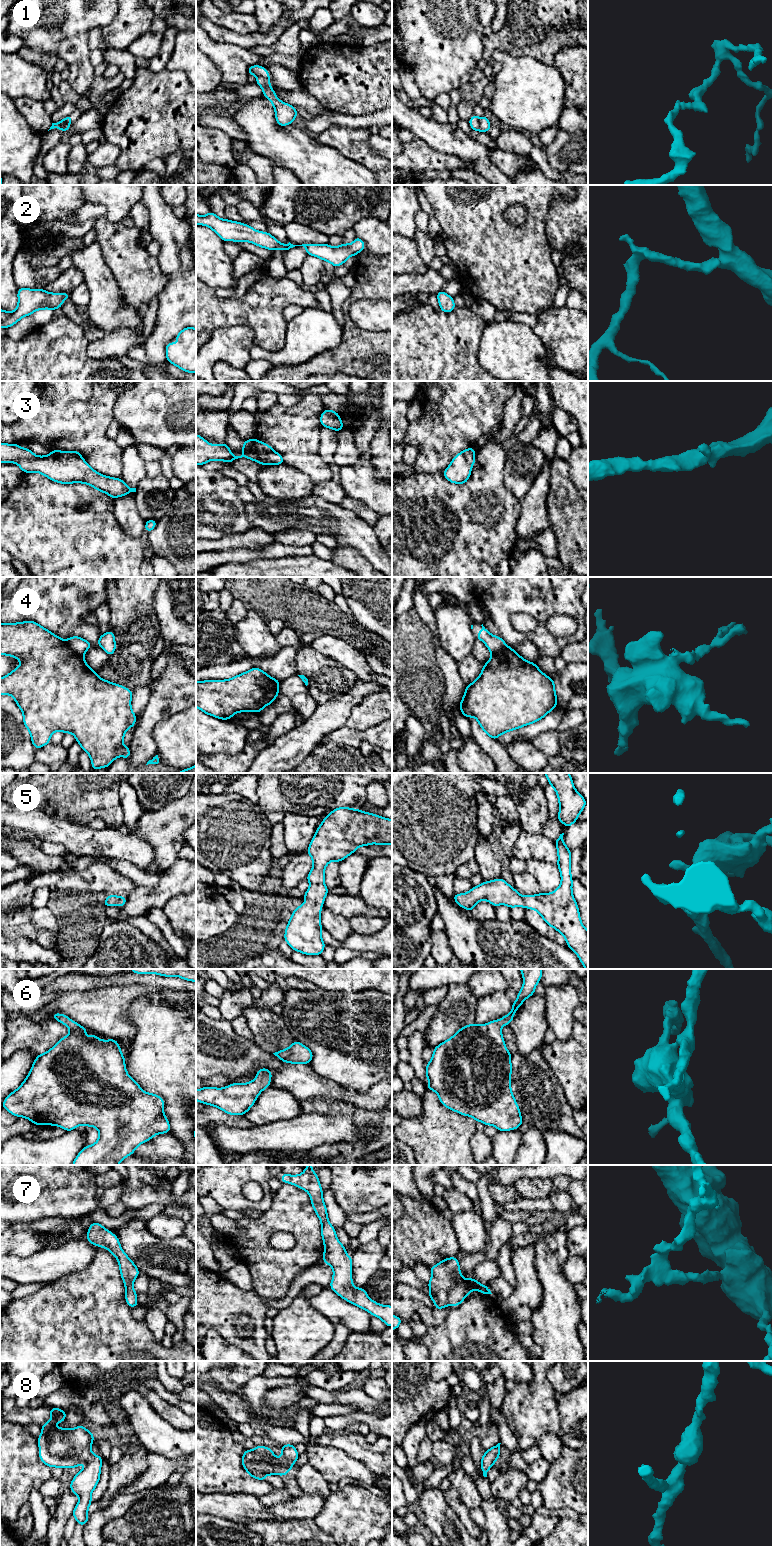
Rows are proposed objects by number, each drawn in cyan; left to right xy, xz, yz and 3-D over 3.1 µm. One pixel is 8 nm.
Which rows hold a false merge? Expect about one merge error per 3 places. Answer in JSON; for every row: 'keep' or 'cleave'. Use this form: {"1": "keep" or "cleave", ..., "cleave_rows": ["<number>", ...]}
{"1": "cleave", "2": "keep", "3": "keep", "4": "cleave", "5": "keep", "6": "keep", "7": "keep", "8": "keep", "cleave_rows": ["1", "4"]}

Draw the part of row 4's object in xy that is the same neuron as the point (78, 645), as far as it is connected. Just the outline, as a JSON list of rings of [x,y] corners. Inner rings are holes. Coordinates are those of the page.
[[[74,635],[67,639],[66,643],[68,647],[79,656],[83,656],[87,652],[87,650],[93,645],[83,638]]]

